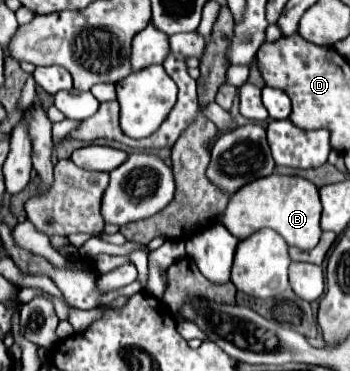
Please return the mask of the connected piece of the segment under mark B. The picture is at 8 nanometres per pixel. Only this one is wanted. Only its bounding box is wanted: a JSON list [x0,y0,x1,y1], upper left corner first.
[223,173,321,251]

